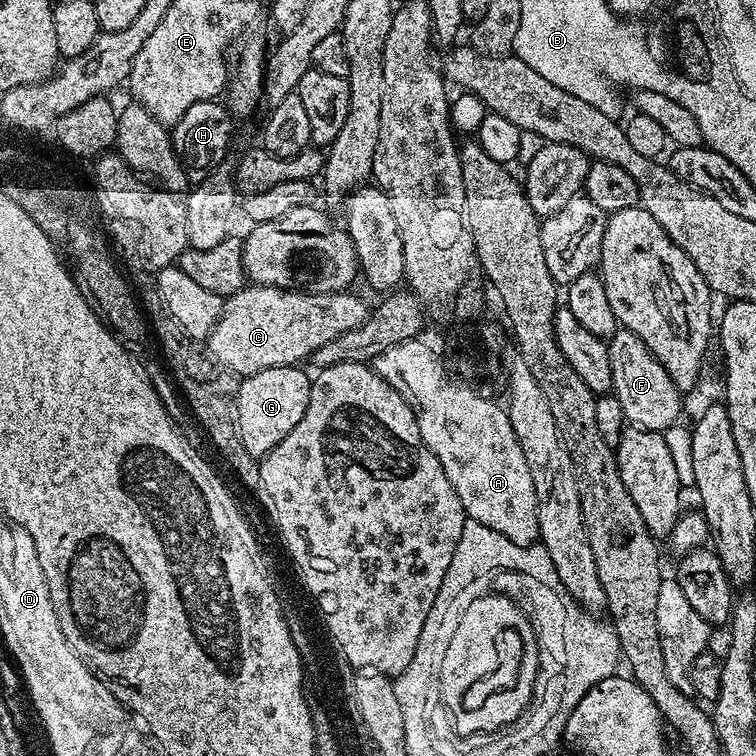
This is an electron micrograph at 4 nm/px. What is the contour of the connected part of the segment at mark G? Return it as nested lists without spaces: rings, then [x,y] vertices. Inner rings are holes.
[[[287,364],[270,370],[258,370],[258,374],[243,377],[235,389],[236,434],[246,453],[255,458],[268,455],[306,414],[310,402],[312,382],[303,367]]]

